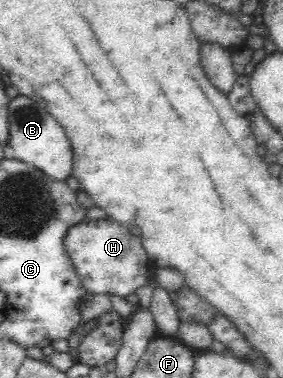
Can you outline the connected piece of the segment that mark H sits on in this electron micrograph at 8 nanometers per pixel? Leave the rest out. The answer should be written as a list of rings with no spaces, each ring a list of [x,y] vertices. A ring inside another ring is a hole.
[[[110,217],[76,223],[63,241],[64,251],[87,292],[127,297],[148,281],[152,261],[141,240]]]

